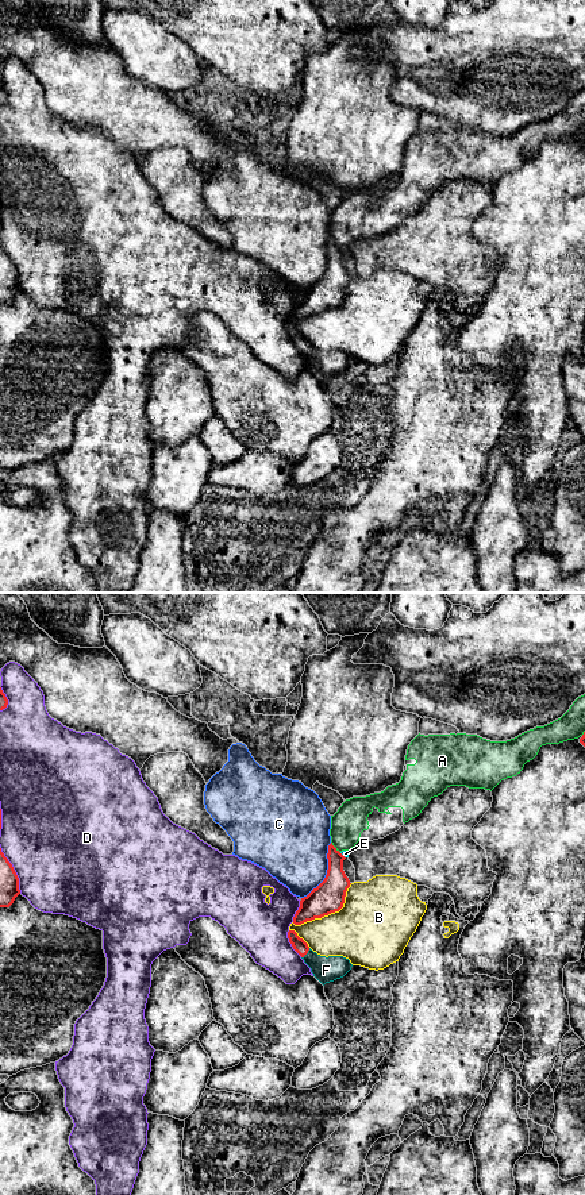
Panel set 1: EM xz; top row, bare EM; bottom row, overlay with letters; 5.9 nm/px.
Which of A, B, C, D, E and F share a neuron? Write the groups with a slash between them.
A E / B / C / D / F

